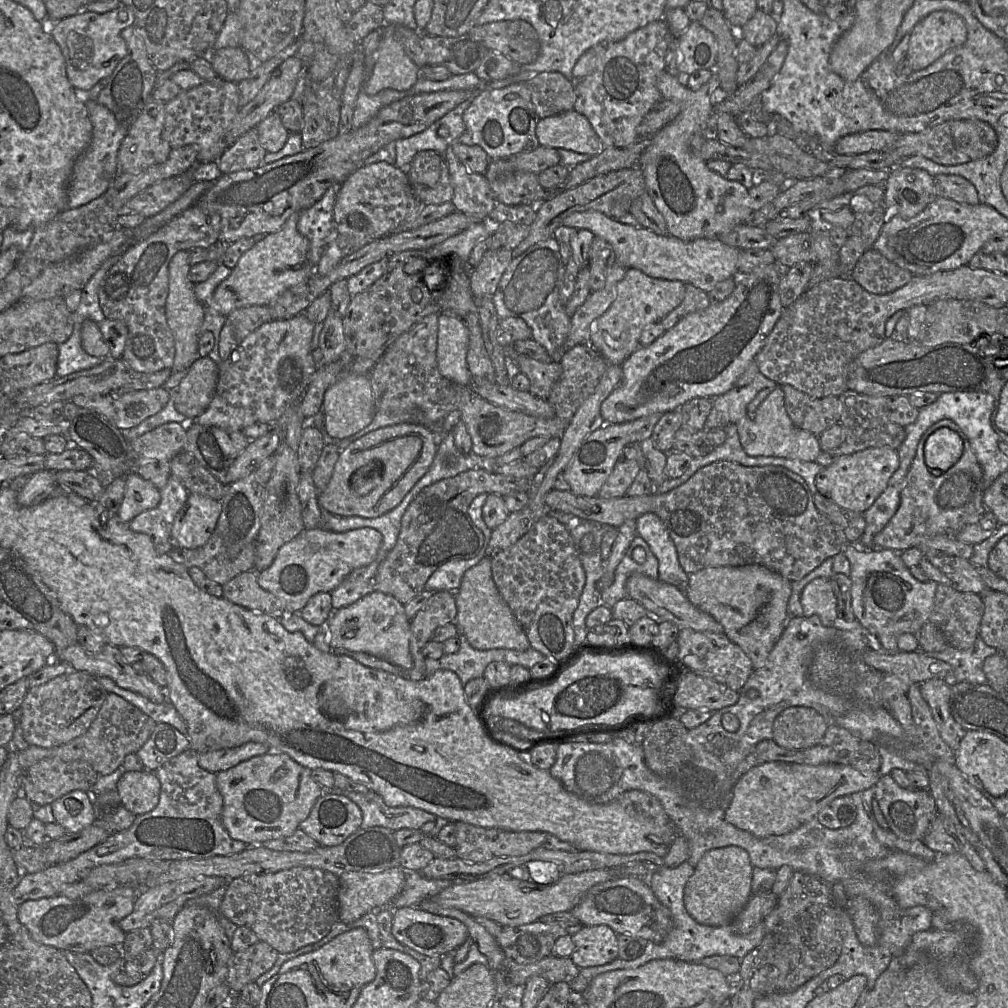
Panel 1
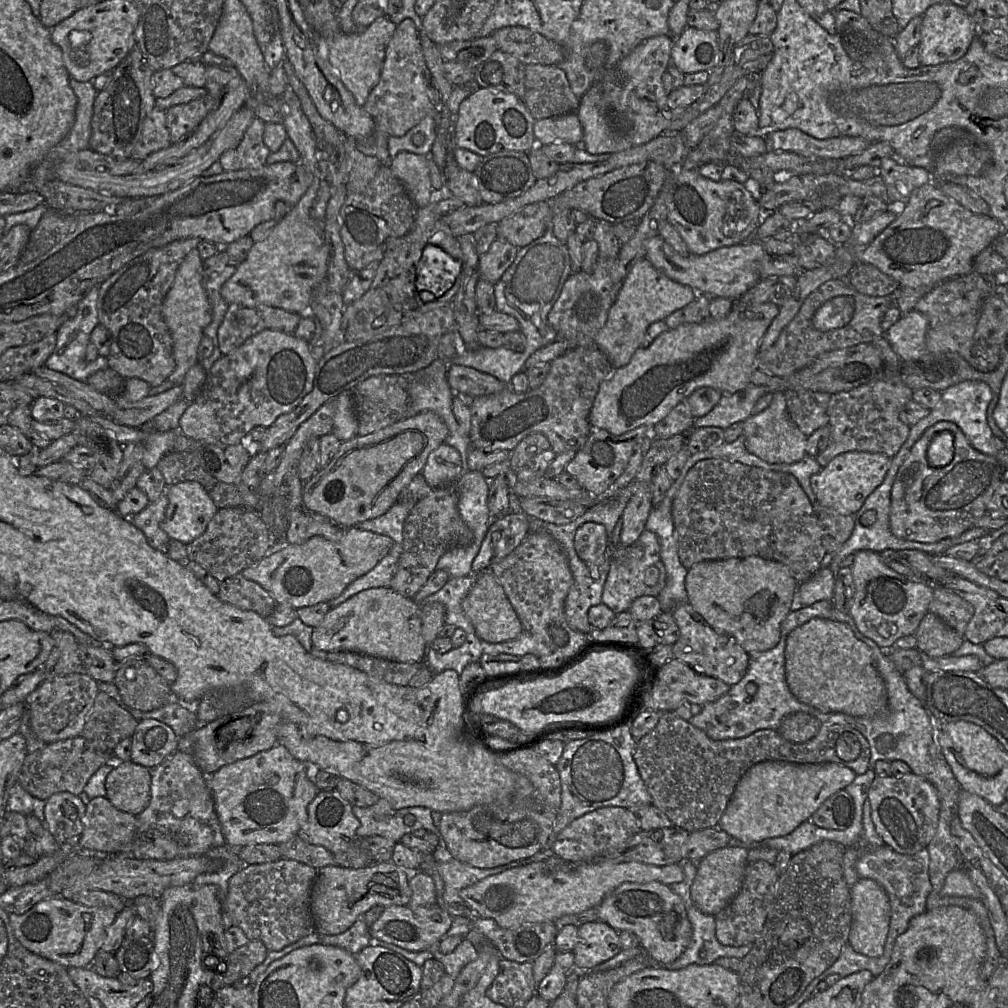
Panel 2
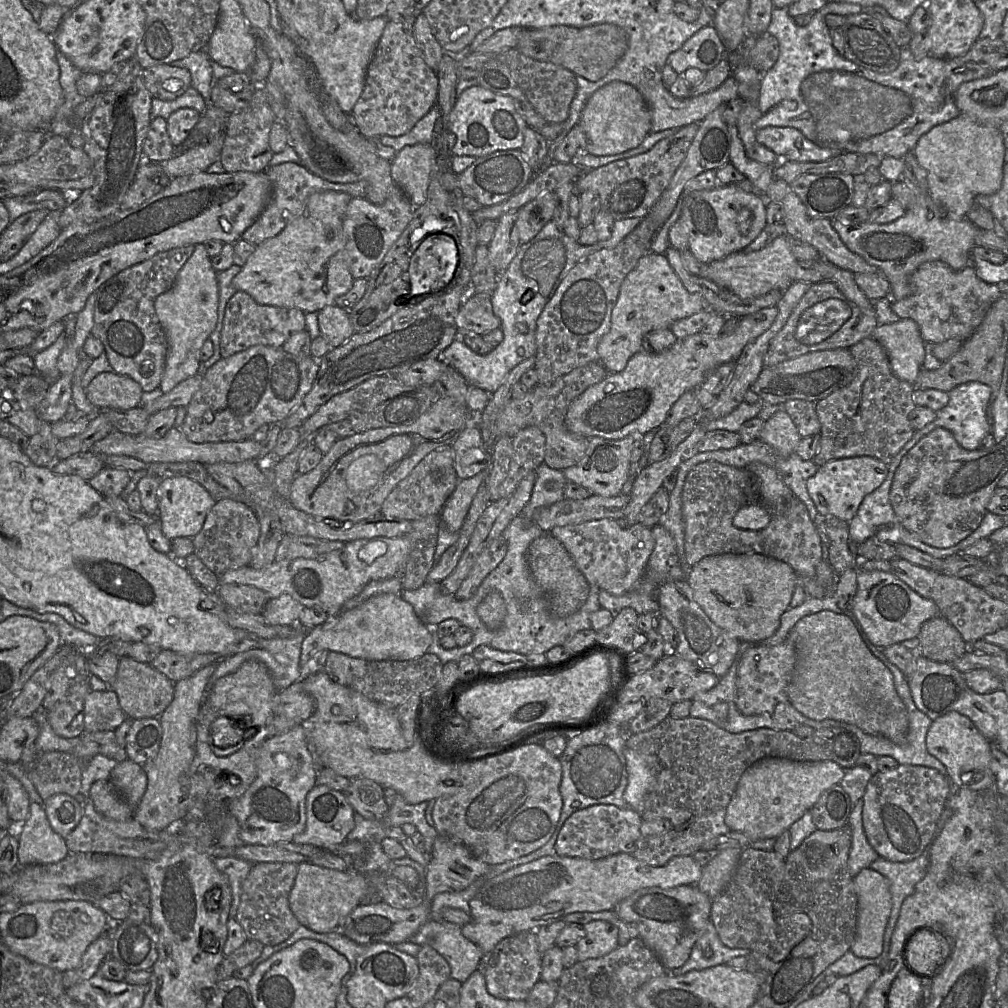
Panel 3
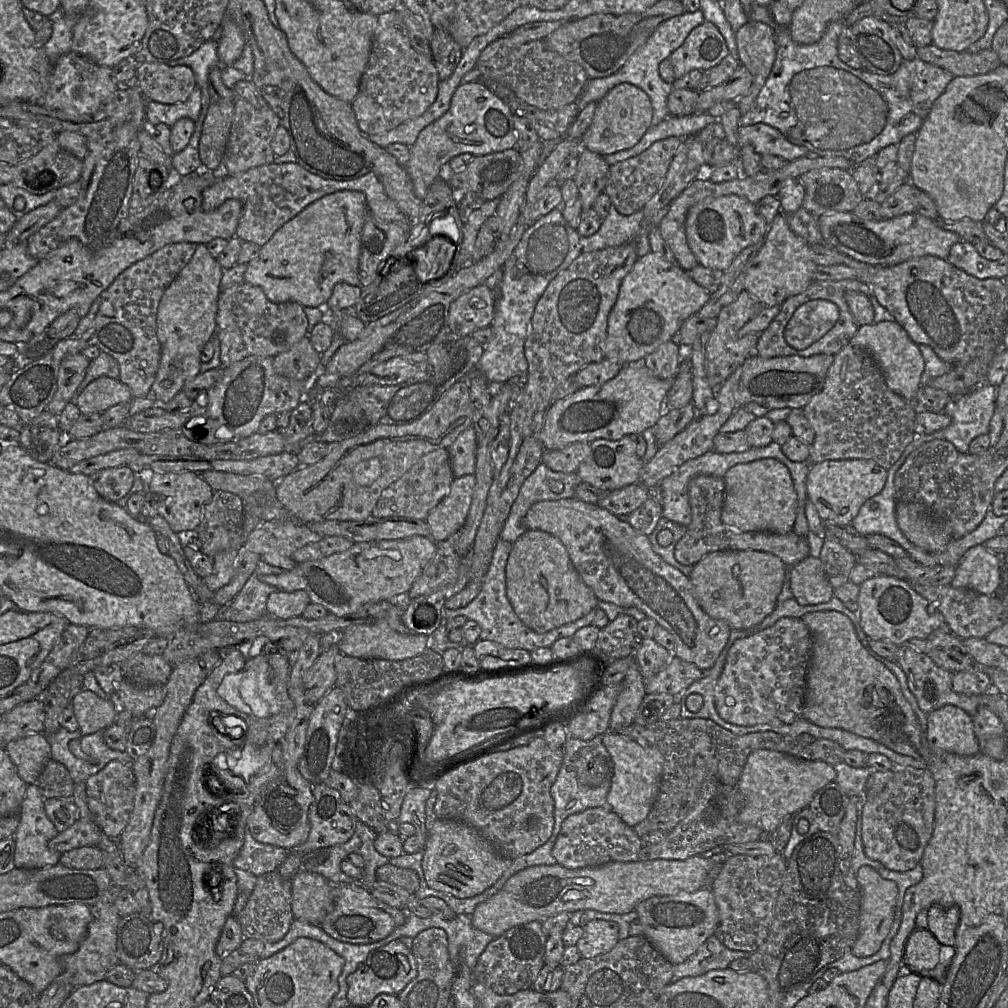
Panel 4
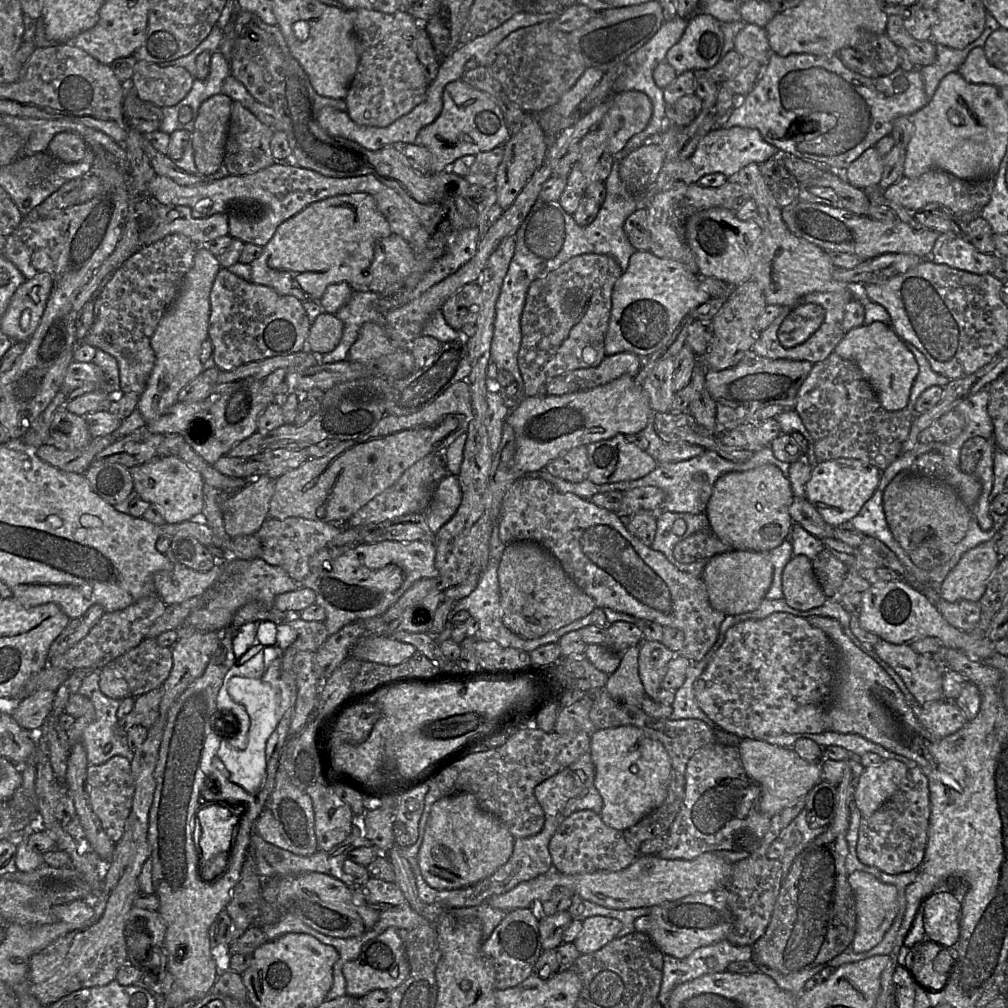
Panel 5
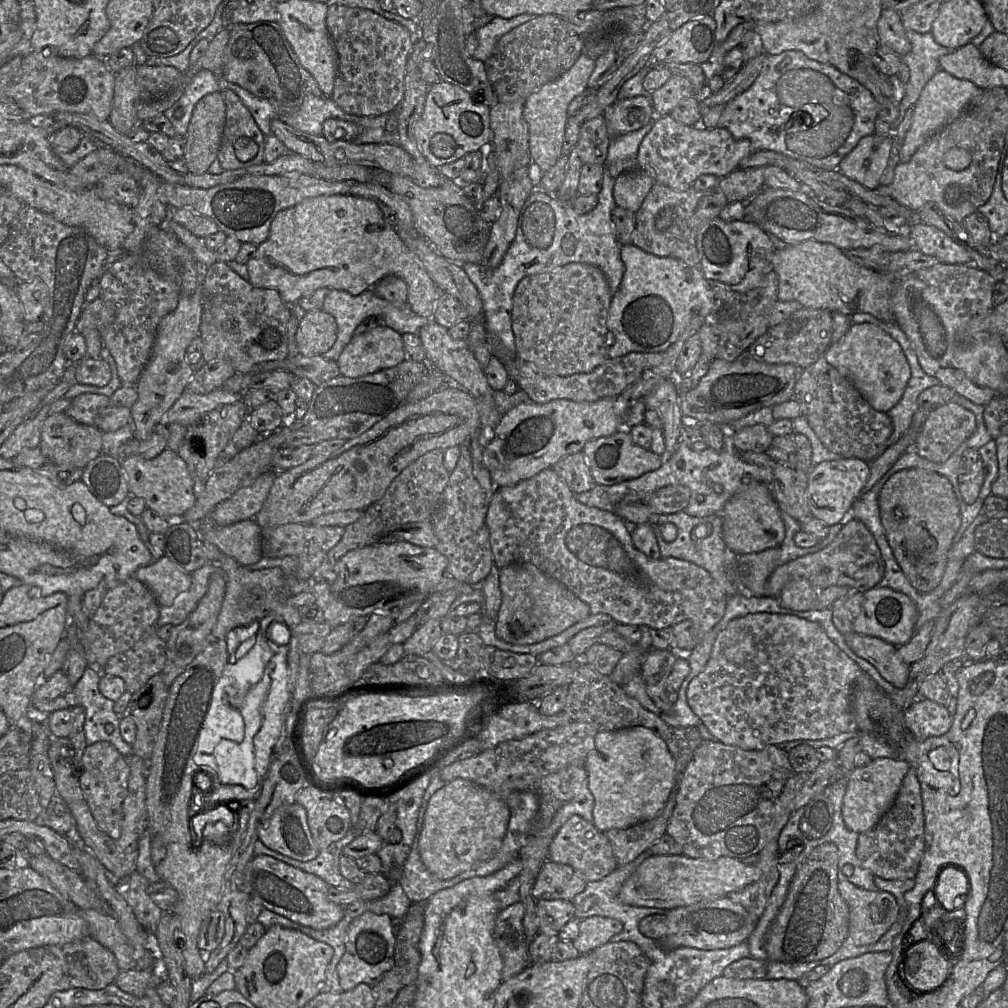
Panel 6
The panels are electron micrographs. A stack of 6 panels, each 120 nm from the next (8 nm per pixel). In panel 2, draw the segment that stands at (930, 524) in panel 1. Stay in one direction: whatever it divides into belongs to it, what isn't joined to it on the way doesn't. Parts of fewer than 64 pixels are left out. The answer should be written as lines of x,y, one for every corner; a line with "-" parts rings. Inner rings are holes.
948,421
934,424
926,429
913,444
895,477
891,490
891,532
900,539
921,543
934,543
961,535
988,513
988,500
996,486
1002,481
1004,470
1002,464
995,457
974,449
956,424
-
943,431
951,432
954,437
954,457
948,465
936,468
928,464
927,450
934,436

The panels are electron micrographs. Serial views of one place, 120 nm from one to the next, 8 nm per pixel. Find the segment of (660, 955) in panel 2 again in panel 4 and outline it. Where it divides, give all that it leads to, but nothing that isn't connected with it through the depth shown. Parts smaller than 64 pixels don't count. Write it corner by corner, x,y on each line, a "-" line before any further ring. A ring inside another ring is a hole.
710,887
653,896
638,903
634,910
643,926
643,935
672,965
692,956
708,937
714,935
719,922
718,907

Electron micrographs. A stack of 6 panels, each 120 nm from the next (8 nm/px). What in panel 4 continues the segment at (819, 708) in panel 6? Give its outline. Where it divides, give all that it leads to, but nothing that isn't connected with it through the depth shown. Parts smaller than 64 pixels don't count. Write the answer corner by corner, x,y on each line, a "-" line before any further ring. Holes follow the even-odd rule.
783,617
774,625
756,634
737,639
728,652
715,687
715,707
719,716
726,722
738,726
767,724
774,718
791,724
797,717
802,717
811,652
812,636
800,618

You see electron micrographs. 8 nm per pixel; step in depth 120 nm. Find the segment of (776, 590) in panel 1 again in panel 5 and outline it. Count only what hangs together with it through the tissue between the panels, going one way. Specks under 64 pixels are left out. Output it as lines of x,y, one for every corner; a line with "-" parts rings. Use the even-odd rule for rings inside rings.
729,550
711,557
702,574
710,605
728,615
751,612
766,599
773,579
773,566
768,553
750,550

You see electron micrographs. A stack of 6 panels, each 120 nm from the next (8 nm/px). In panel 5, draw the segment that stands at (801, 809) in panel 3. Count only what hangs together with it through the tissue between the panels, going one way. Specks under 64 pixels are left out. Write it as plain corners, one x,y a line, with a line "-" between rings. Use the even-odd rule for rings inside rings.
743,739
738,749
747,776
760,787
760,811
770,818
806,797
818,783
824,781
820,763
808,763
800,759
792,748
771,745
760,739

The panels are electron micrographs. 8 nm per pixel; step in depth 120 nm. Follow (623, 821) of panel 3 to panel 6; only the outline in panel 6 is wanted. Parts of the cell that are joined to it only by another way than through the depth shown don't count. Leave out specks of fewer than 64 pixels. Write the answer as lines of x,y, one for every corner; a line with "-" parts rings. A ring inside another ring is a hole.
579,815
569,817
557,831
549,845
548,860
571,866
586,882
601,880
618,867
605,832

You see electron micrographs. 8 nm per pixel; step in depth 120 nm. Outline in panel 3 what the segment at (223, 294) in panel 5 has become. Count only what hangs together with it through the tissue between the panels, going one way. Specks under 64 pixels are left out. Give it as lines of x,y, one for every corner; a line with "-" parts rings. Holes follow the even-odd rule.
236,291
227,303
220,336
220,354
232,356
255,345
281,348
296,332
306,329
305,313
294,307
261,305
248,293

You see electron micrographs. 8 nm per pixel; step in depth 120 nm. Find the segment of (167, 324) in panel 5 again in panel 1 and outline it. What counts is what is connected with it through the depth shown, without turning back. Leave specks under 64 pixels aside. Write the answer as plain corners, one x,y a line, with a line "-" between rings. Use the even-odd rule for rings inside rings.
178,251
169,263
168,295
165,303
165,316
175,344
173,372
187,370
200,357
198,352
199,329
204,321
204,310
198,302
194,286
188,277
191,265
188,251

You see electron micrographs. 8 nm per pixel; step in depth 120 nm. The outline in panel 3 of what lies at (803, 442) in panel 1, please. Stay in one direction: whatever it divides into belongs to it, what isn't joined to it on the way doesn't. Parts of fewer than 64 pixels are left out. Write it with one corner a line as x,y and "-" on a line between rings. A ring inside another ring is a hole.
780,409
765,421
759,439
770,445
782,457
795,452
800,439
796,426
789,414

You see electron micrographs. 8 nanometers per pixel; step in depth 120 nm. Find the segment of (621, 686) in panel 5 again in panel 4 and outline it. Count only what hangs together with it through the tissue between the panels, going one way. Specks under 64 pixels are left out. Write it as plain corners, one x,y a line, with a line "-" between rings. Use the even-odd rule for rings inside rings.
634,658
622,681
622,690
613,706
609,731
615,731
634,723
636,713
646,694
645,679

